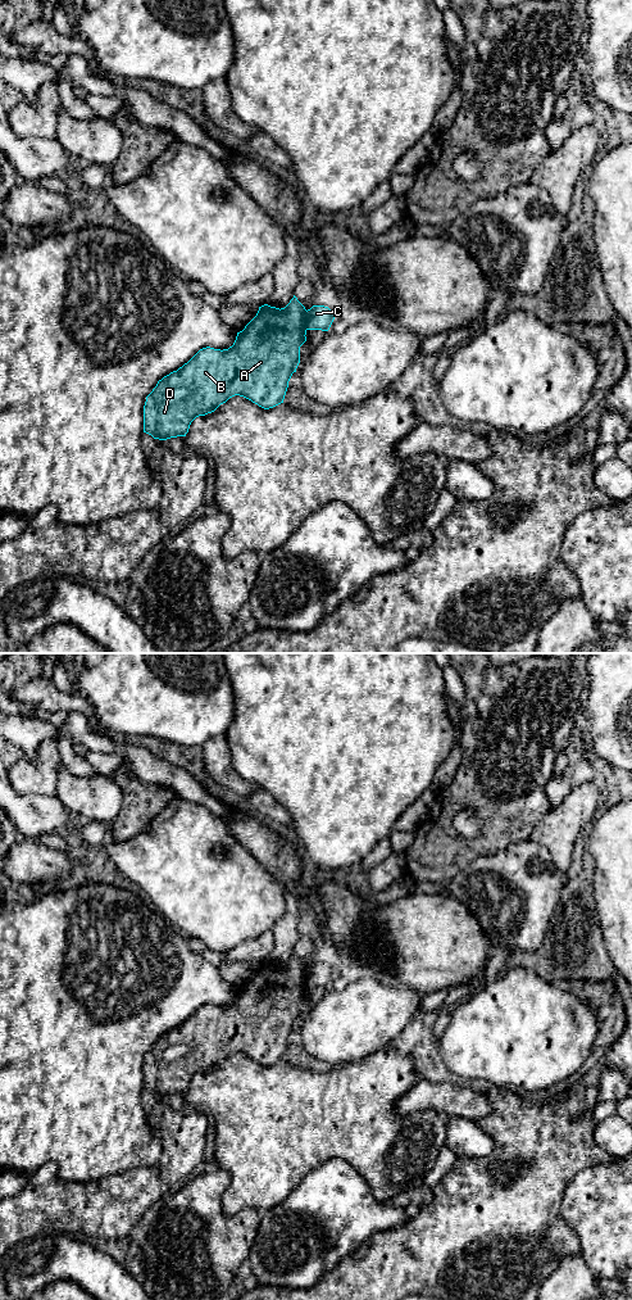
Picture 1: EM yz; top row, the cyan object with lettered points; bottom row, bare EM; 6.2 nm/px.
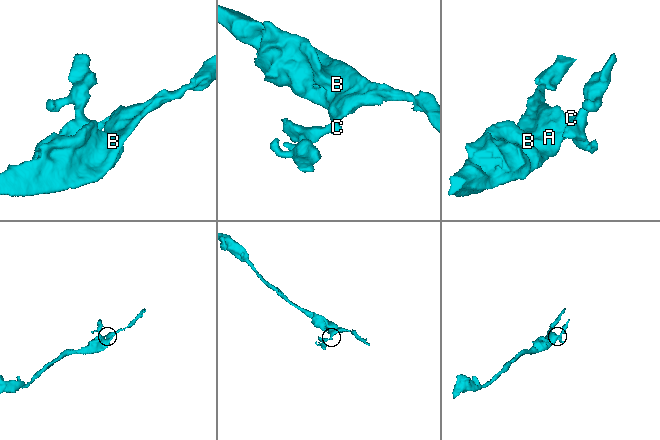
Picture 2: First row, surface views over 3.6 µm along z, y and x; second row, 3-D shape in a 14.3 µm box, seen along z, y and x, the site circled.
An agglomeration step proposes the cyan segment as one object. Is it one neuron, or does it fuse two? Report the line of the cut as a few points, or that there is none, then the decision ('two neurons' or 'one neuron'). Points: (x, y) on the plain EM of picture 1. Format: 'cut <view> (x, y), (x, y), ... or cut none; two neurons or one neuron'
cut yz (307, 968), (305, 986); two neurons

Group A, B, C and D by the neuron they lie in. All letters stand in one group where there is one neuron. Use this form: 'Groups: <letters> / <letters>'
Groups: A B D / C

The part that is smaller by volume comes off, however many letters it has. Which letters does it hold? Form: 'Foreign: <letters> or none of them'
Foreign: C

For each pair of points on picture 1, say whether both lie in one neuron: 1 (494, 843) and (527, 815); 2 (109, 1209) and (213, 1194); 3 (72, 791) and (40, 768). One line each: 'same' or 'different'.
1: same
2: different
3: different

